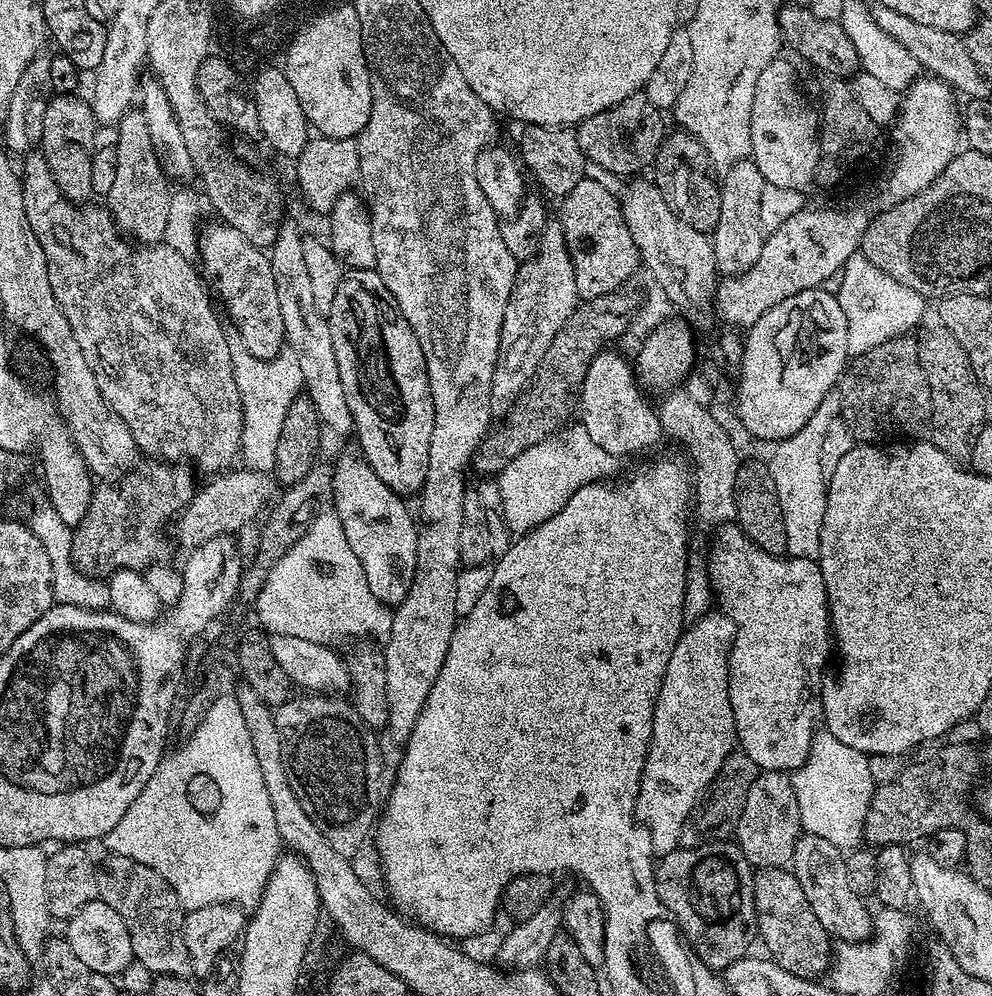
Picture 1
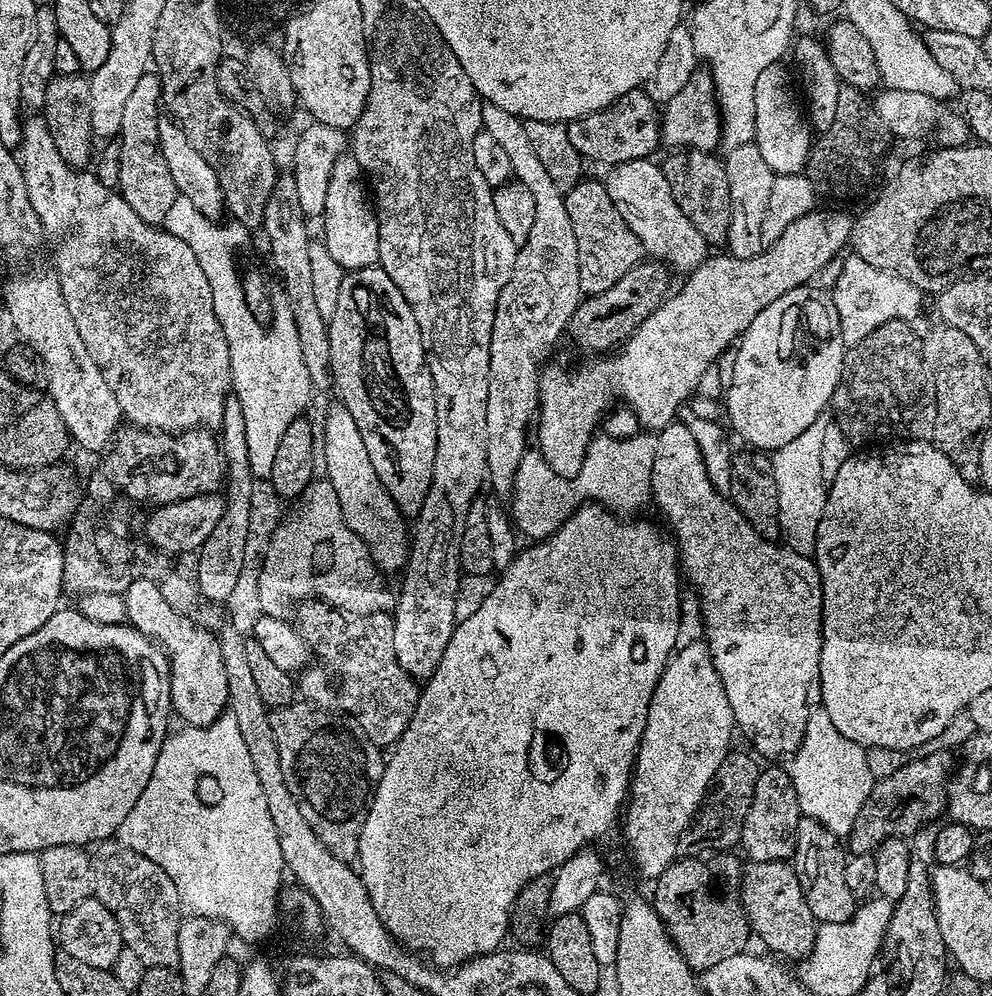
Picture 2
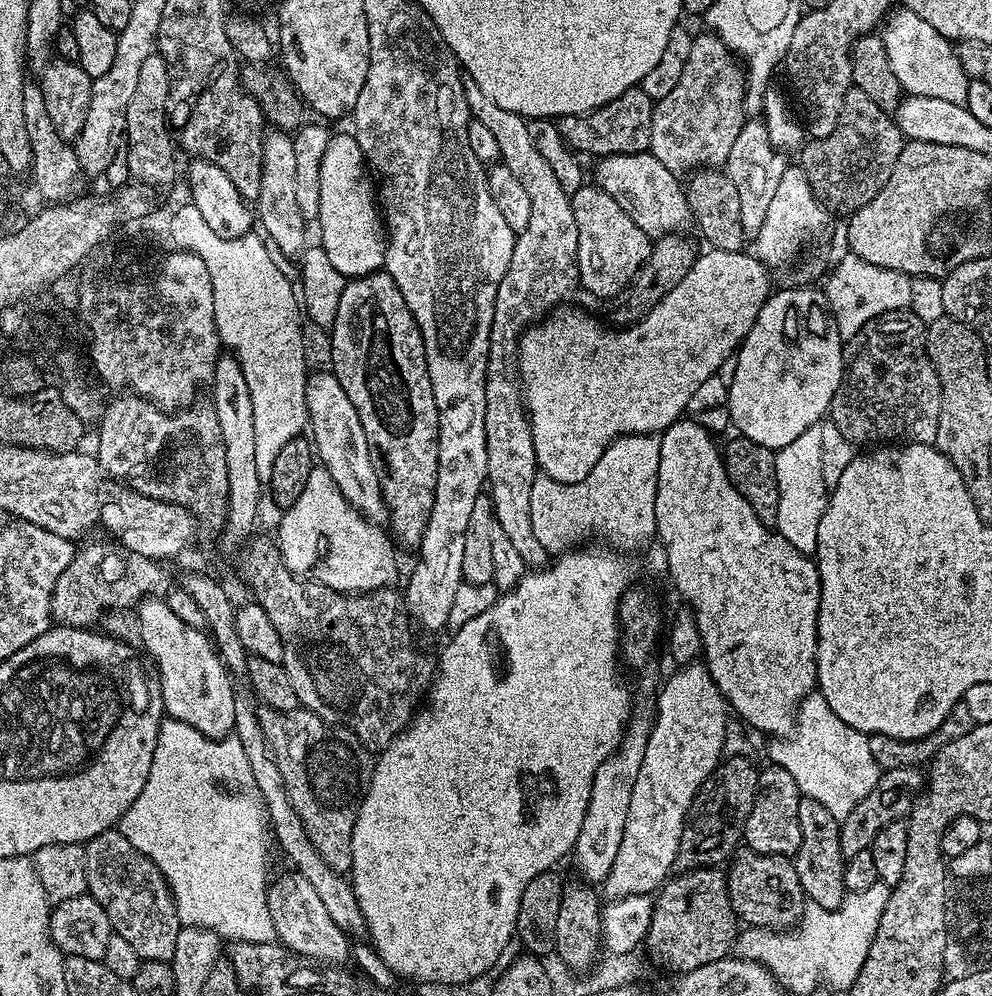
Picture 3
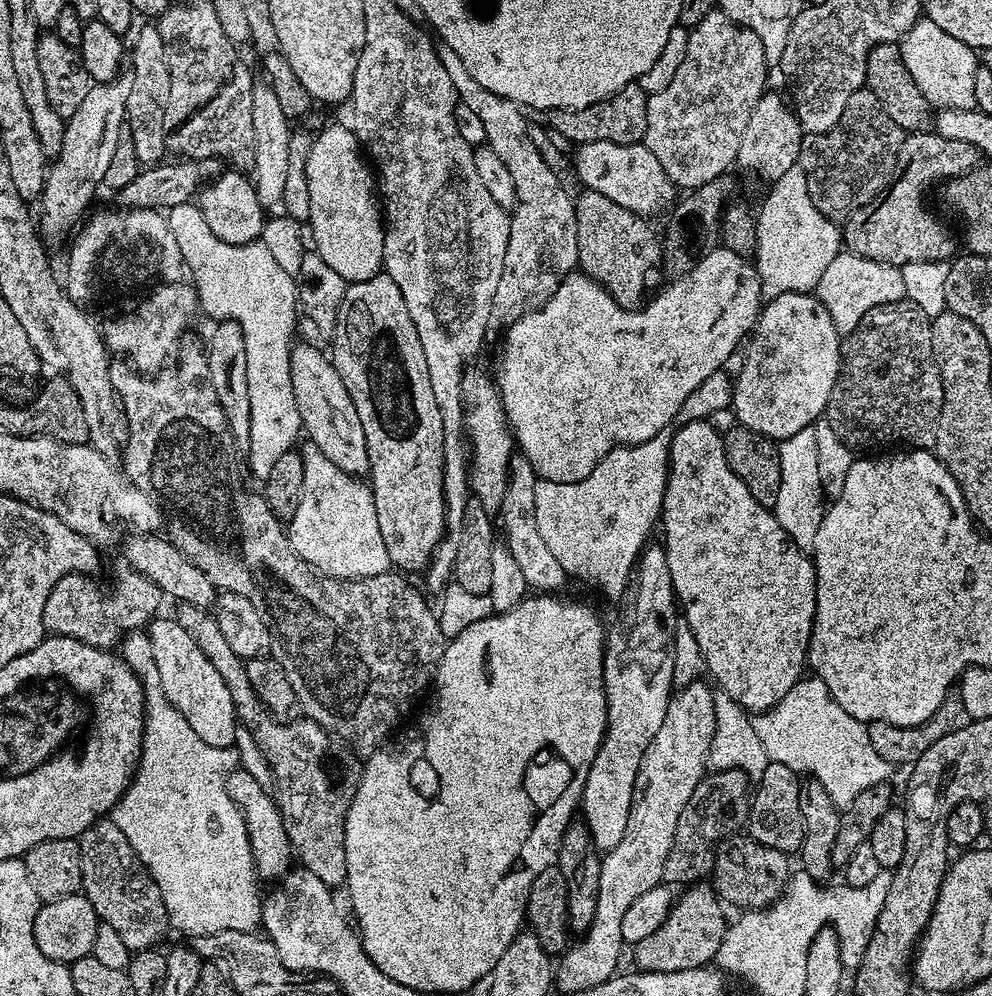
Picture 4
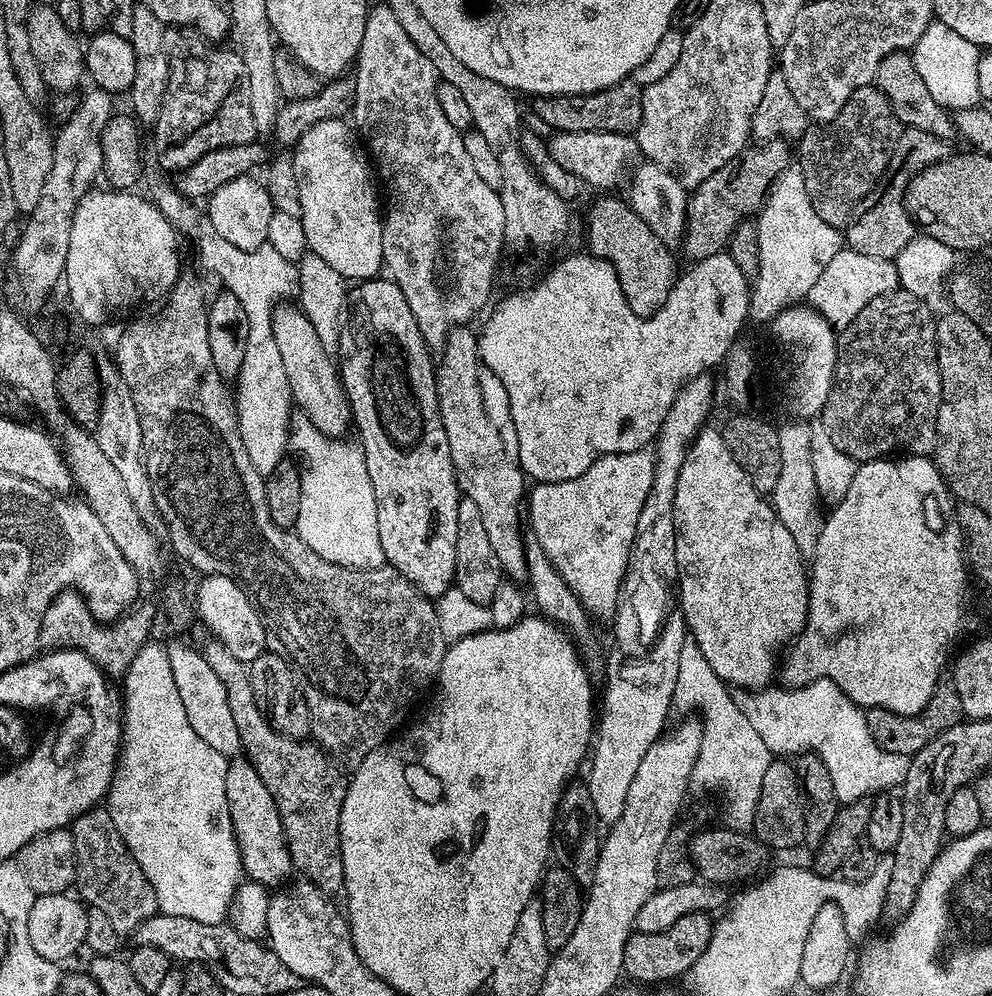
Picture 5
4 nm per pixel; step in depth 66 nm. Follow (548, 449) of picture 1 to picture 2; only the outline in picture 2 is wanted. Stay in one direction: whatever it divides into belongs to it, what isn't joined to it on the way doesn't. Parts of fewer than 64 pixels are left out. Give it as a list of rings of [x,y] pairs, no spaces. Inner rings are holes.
[[[600,434],[590,442],[582,470],[570,477],[558,475],[539,451],[525,452],[510,497],[510,517],[515,531],[521,537],[529,536],[529,541],[543,542],[552,537],[580,505],[589,502],[617,514],[639,513],[636,511],[652,498],[655,449],[656,437],[652,434],[637,434],[624,439]]]

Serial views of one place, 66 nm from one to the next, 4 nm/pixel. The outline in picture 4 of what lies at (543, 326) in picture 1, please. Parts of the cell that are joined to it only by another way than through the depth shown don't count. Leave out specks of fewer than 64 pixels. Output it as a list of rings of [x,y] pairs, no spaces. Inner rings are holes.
[[[441,45],[438,50],[439,60],[446,69],[446,74],[453,82],[459,103],[469,107],[479,119],[486,131],[486,146],[502,158],[506,171],[514,182],[516,191],[516,207],[510,212],[510,242],[506,242],[506,259],[502,262],[502,275],[498,277],[498,286],[494,289],[494,302],[490,306],[490,325],[493,329],[507,329],[518,318],[531,312],[533,308],[541,308],[552,297],[554,290],[558,290],[560,283],[569,274],[577,271],[580,259],[578,258],[578,226],[576,225],[576,202],[573,196],[563,189],[561,177],[556,177],[556,168],[543,160],[542,154],[529,138],[529,123],[525,122],[525,113],[519,105],[502,98],[493,91],[486,90],[471,77],[462,60],[454,50]],[[522,454],[513,455],[508,466],[508,485],[502,498],[498,520],[504,523],[502,540],[512,555],[512,567],[520,572],[525,585],[536,594],[560,594],[563,593],[564,583],[569,583],[570,577],[562,570],[558,558],[554,558],[554,553],[546,547],[546,541],[538,531],[538,517],[534,507],[534,486],[537,479],[536,472],[526,457]]]

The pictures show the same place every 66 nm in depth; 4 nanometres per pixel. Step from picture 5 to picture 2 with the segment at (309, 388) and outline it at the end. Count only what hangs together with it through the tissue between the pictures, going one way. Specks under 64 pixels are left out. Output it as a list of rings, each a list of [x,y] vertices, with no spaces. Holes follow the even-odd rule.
[[[333,402],[324,416],[324,436],[322,432],[322,468],[326,471],[326,479],[334,486],[334,494],[338,494],[338,506],[342,506],[342,518],[346,518],[346,526],[362,538],[364,545],[372,556],[381,573],[399,573],[408,563],[410,547],[410,528],[406,517],[398,510],[394,498],[382,486],[374,465],[370,463],[370,453],[362,442],[362,434],[358,434],[358,426],[350,410],[339,402]]]

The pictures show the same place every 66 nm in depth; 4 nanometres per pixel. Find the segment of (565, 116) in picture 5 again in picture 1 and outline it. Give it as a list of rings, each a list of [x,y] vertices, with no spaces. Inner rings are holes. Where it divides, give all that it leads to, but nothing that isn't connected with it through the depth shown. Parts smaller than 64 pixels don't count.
[[[638,91],[630,94],[630,98],[622,98],[622,102],[581,120],[574,131],[584,159],[598,163],[619,178],[632,178],[643,173],[640,172],[643,168],[644,171],[651,169],[666,135],[664,120],[660,116],[663,116],[661,109],[656,108],[643,91]]]

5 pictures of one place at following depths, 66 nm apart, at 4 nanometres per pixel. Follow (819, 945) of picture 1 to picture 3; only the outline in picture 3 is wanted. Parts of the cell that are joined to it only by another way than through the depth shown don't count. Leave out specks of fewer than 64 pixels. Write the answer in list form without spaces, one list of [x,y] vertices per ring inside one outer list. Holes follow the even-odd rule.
[[[744,846],[727,861],[726,875],[737,921],[773,930],[787,930],[799,921],[806,907],[806,897],[798,882],[795,863],[789,857],[762,854]]]

